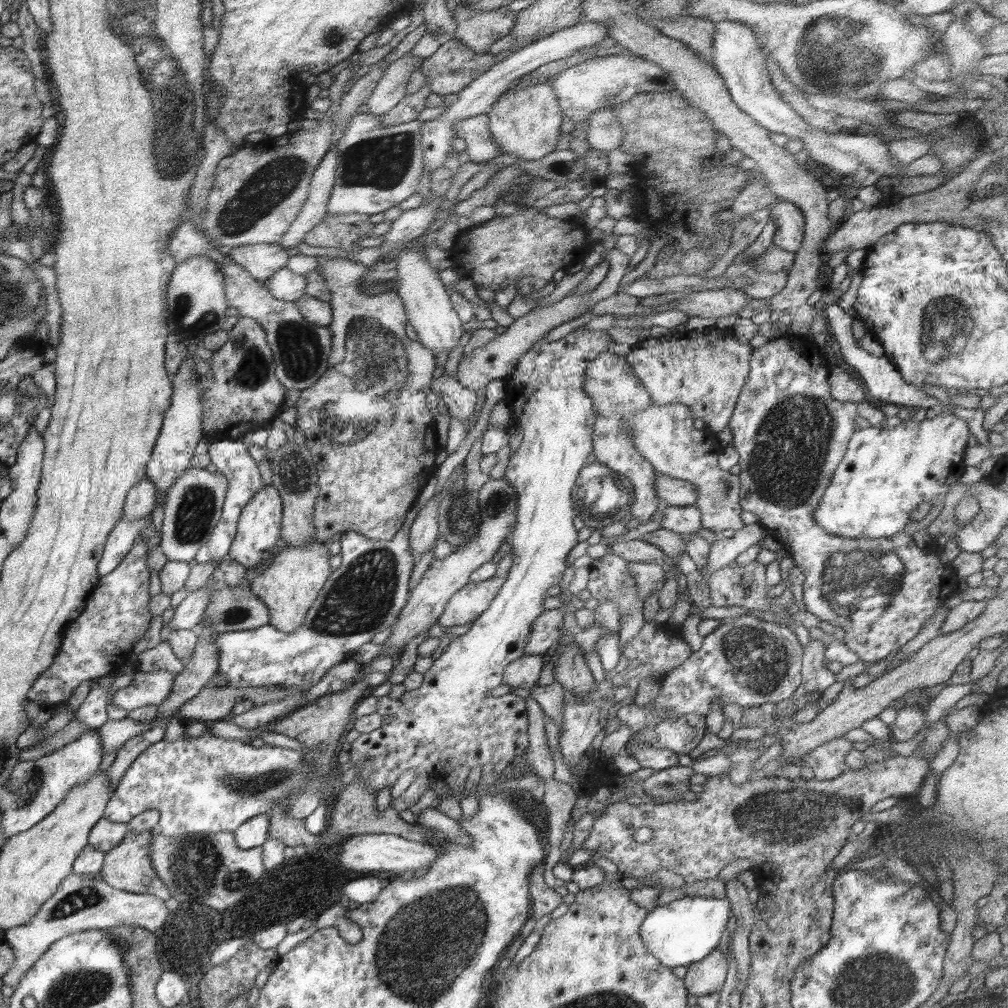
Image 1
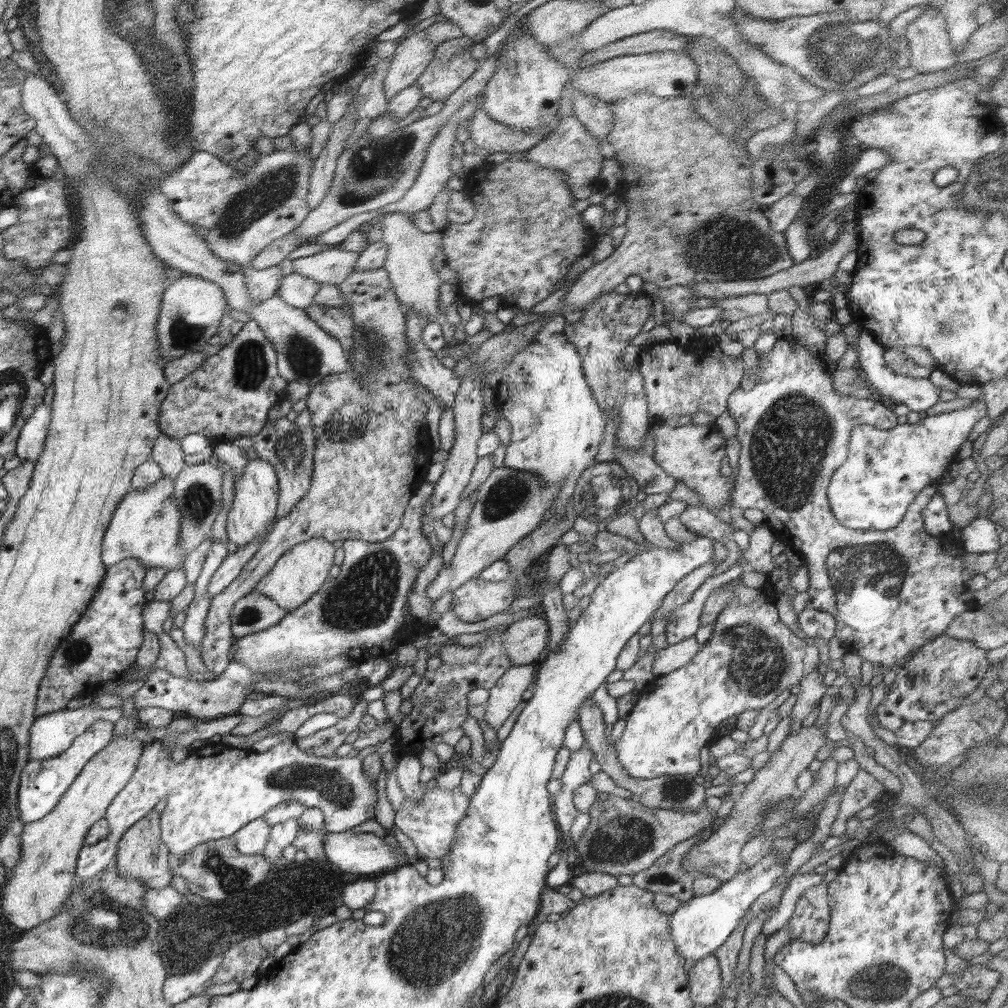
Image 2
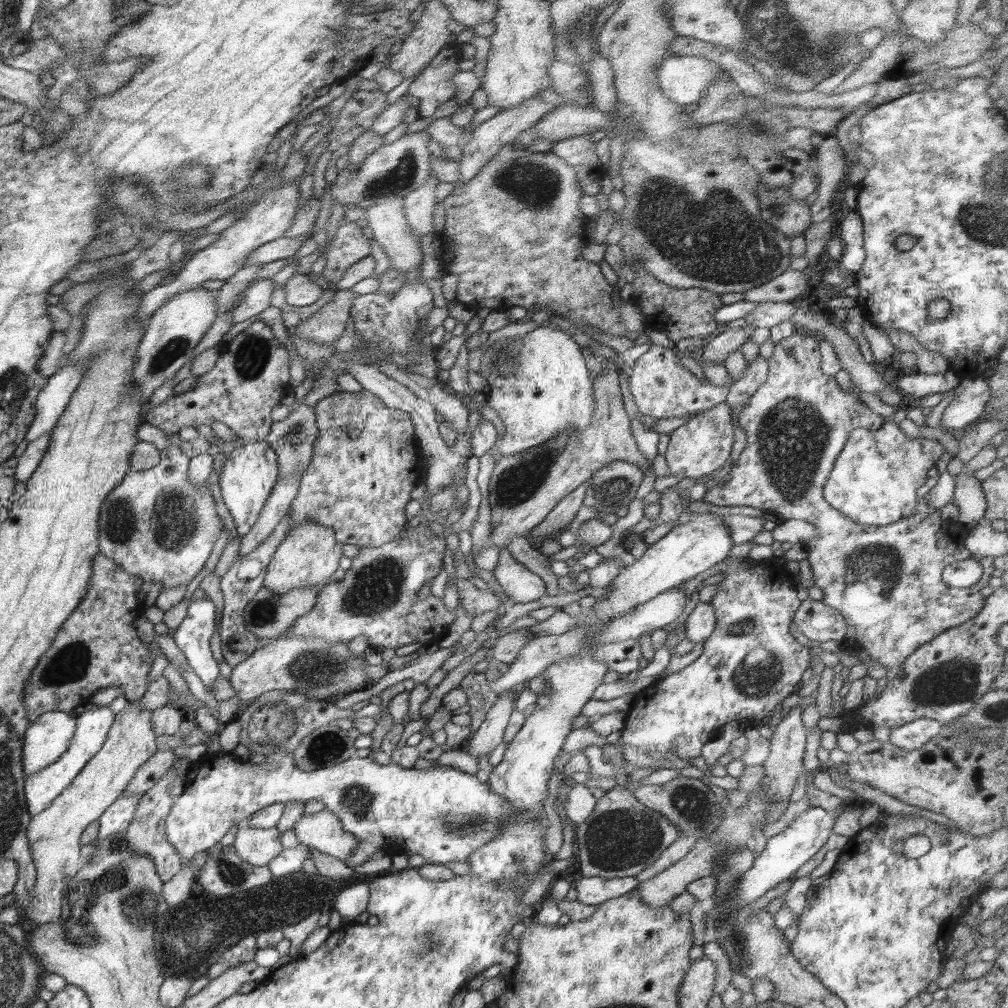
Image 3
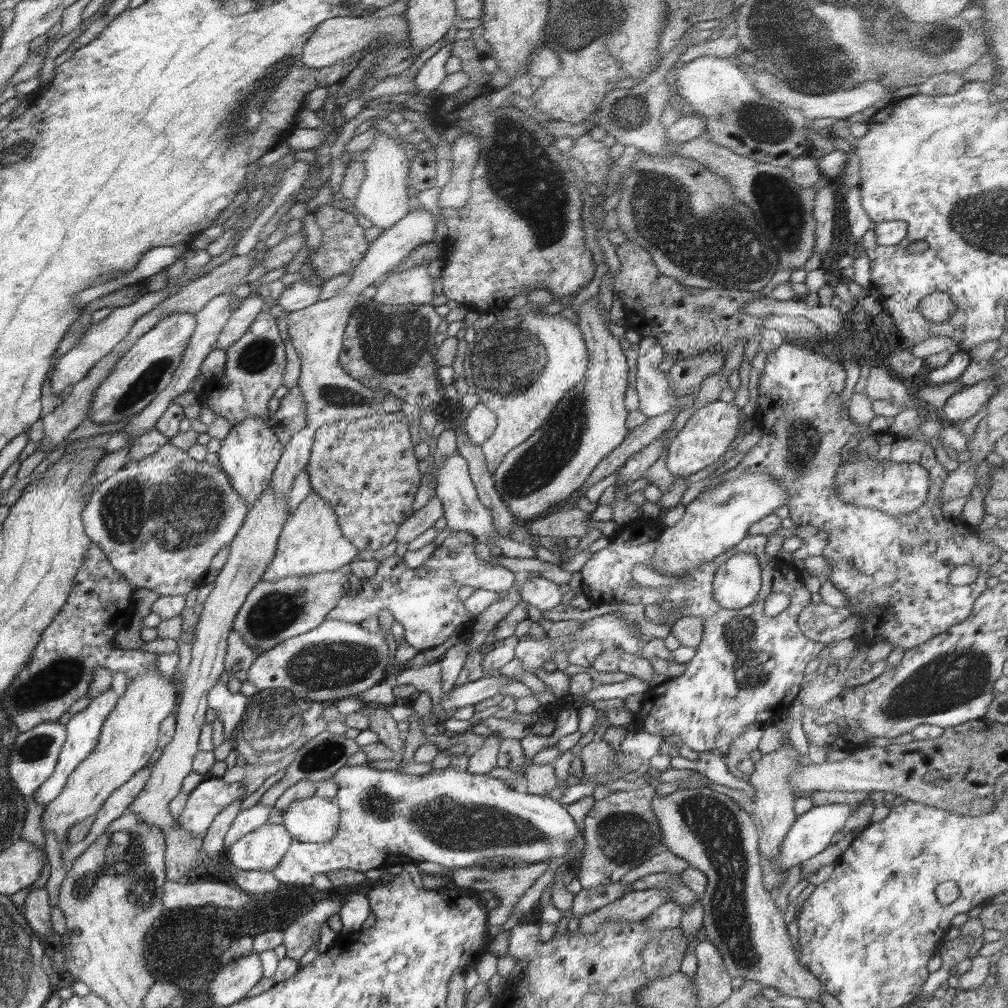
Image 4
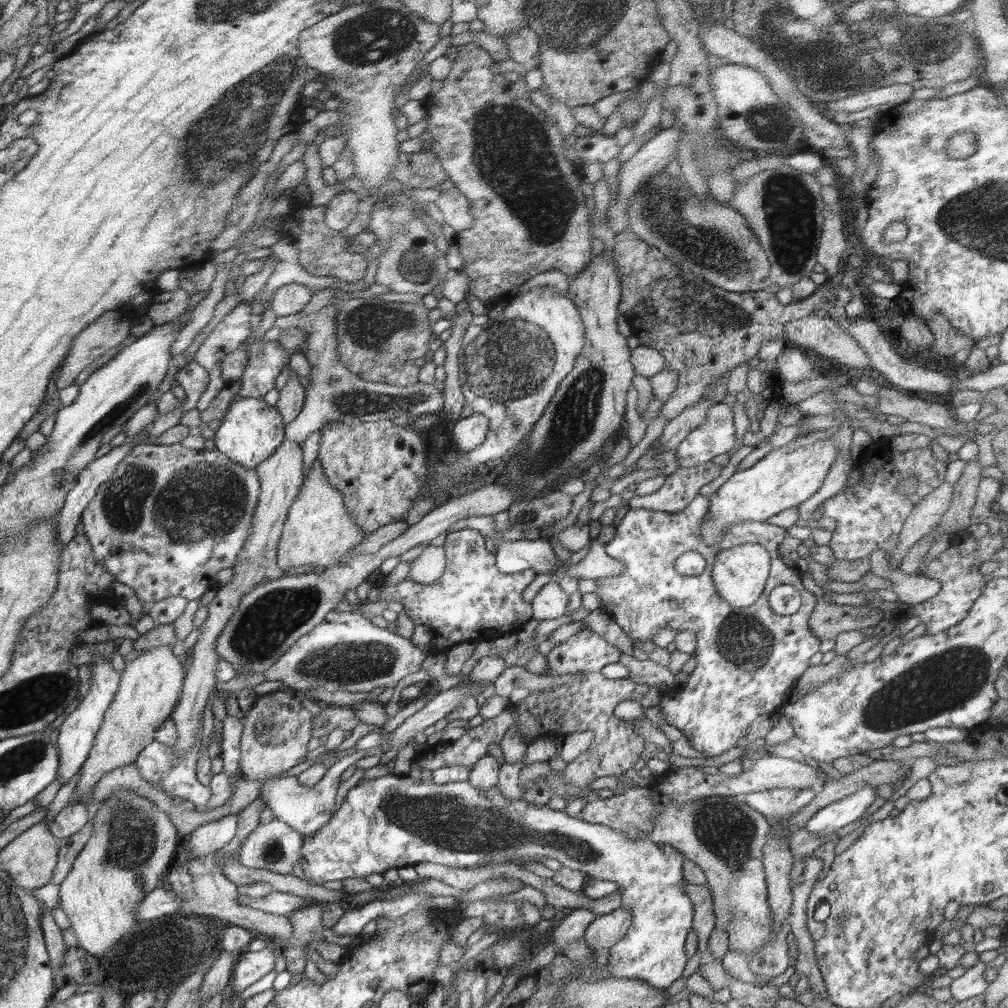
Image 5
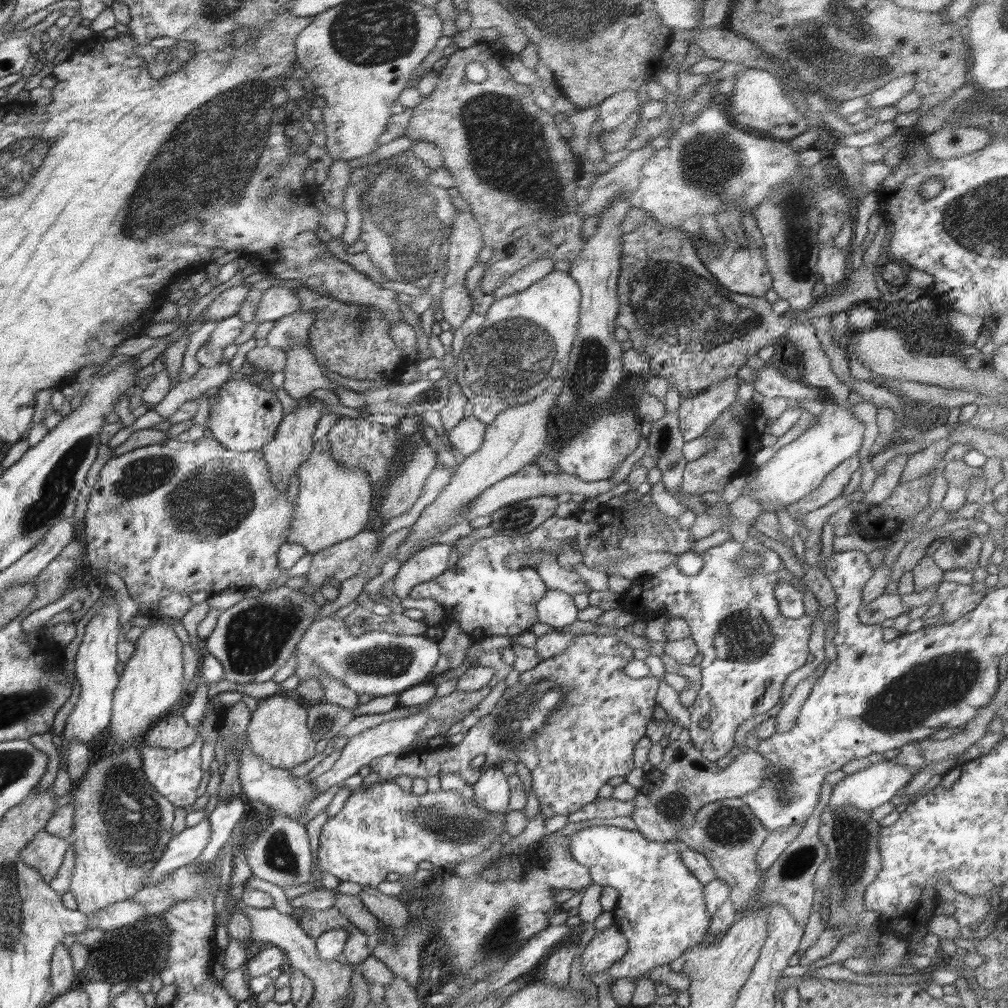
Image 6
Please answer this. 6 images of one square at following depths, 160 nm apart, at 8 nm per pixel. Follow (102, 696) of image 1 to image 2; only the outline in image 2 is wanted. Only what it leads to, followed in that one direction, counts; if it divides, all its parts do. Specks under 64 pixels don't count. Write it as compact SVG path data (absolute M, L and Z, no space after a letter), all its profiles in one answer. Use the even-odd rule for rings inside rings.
M88 703L87 705L78 708L78 710L66 709L62 712L52 712L44 716L39 714L38 721L30 729L30 760L54 758L68 750L74 739L84 733L90 725L94 725L96 721L106 720L110 723L116 723L117 720L123 717L121 709L106 710L106 708L100 708L100 706L93 703Z

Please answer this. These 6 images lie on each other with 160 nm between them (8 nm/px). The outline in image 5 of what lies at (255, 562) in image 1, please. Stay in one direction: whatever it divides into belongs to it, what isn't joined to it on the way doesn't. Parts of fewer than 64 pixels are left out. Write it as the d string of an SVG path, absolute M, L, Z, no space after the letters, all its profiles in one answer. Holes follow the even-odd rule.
M239 398L229 405L223 417L213 439L216 448L244 468L257 468L264 460L270 459L286 439L282 415L262 398Z

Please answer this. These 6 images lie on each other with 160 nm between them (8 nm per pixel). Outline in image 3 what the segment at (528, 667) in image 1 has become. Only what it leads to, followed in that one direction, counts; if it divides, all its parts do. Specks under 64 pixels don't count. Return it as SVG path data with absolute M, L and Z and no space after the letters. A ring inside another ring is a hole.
M512 688L506 692L500 692L498 702L492 705L491 710L486 714L486 720L482 726L476 730L473 738L465 743L470 755L477 760L483 754L489 754L502 742L505 729L510 720L512 710L516 707L516 698L519 688Z

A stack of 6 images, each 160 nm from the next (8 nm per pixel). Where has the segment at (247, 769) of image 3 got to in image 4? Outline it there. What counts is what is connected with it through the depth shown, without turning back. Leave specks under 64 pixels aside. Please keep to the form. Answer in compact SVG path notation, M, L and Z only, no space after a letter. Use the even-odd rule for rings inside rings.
M369 763L358 766L344 765L331 776L334 784L338 786L335 801L341 816L336 836L326 844L293 839L274 870L276 880L308 888L312 886L315 874L326 875L327 872L340 869L364 873L372 868L396 864L434 862L453 870L480 865L484 858L493 856L514 860L513 865L529 865L568 854L569 863L580 864L585 849L583 834L579 834L580 839L577 843L572 843L574 838L578 838L578 826L559 801L516 792L502 780L451 766L434 769L425 775L414 775L396 769L378 770L372 768ZM222 777L205 778L188 796L178 823L195 838L205 838L215 816L248 794L248 790L240 782L228 784Z

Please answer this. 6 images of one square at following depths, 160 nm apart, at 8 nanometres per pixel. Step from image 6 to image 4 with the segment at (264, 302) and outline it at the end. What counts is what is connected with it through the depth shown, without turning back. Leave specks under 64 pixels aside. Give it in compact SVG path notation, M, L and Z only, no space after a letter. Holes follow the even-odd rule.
M298 279L286 286L282 294L276 299L284 311L294 313L316 305L319 302L321 291L322 287Z

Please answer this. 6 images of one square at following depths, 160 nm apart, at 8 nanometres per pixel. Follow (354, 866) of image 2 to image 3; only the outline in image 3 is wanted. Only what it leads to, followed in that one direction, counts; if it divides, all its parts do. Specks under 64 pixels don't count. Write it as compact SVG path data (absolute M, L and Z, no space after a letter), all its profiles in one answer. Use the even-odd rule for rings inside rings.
M329 810L304 814L294 825L298 840L346 863L357 847L358 839L342 828L339 818Z

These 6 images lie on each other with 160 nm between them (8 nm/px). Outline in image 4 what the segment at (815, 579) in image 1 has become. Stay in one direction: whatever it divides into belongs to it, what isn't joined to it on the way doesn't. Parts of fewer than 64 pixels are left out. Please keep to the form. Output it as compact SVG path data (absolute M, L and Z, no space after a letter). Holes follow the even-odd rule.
M786 340L778 348L769 352L767 354L767 359L765 361L765 367L761 370L761 375L759 376L758 382L758 402L756 402L756 411L749 417L750 420L755 423L761 430L761 438L759 441L750 448L748 454L742 458L736 467L726 471L722 478L710 482L707 486L704 486L703 491L709 492L719 484L723 482L728 482L729 480L734 480L743 474L752 474L753 472L763 472L763 470L769 470L769 474L777 480L781 480L781 484L787 492L789 492L789 499L787 500L786 508L789 510L790 520L796 525L808 525L815 526L824 532L827 532L828 540L827 545L823 548L822 556L828 560L830 565L830 574L828 578L831 580L831 583L849 600L849 610L859 616L858 628L860 634L860 642L863 642L867 646L873 646L879 642L886 641L890 642L892 649L896 647L902 647L904 651L908 651L912 648L918 647L922 644L925 644L927 640L946 632L954 624L958 624L966 620L972 612L975 600L987 589L986 580L988 580L988 568L992 564L996 564L1000 560L1001 554L1003 553L1000 548L994 546L989 540L981 540L978 535L978 529L973 528L972 526L967 526L964 522L959 522L957 520L945 519L942 515L941 504L939 503L939 498L941 498L941 490L945 481L945 478L949 476L949 472L944 469L944 466L941 462L936 459L935 449L928 446L928 443L924 444L922 442L914 442L914 439L910 440L910 458L892 458L892 454L902 454L902 448L900 444L894 446L895 440L898 438L896 435L886 432L886 433L876 433L866 427L863 431L859 429L859 426L854 422L854 419L845 413L843 408L839 405L839 398L841 398L842 391L845 389L845 380L847 374L846 371L839 365L839 363L834 363L832 360L826 358L822 353L808 349L803 342L793 342ZM855 454L859 455L870 455L873 459L876 459L878 462L886 461L886 464L893 462L892 464L904 464L919 462L922 468L924 468L929 473L929 495L927 501L917 510L911 512L910 514L901 514L900 516L888 516L885 512L881 510L876 510L875 508L866 508L864 506L856 506L855 504L846 504L841 498L837 490L835 490L835 484L833 484L834 475L837 474L837 470L842 464L845 458L848 456L854 456ZM960 565L974 565L979 568L978 578L972 584L967 584L966 586L954 586L949 583L949 574L951 570L954 570L957 566Z

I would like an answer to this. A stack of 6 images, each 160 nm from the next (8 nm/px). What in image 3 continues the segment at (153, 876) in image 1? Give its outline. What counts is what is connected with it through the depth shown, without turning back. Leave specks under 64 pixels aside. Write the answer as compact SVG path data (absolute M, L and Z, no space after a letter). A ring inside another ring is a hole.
M177 758L177 759L182 759L182 763L180 763L180 765L176 765L176 763L174 763L173 766L171 766L171 769L168 770L168 772L164 775L164 778L162 778L162 780L160 780L160 783L156 783L156 785L154 785L154 787L150 788L150 790L148 790L142 794L142 799L140 799L140 803L138 803L139 806L137 807L137 810L136 810L135 819L133 820L133 823L130 824L129 828L124 832L125 833L125 841L129 844L129 848L132 848L133 852L139 852L139 854L147 854L147 856L149 856L154 861L155 867L157 868L158 876L161 876L161 879L164 882L168 882L170 879L173 878L174 875L177 875L181 871L181 868L184 866L184 863L185 863L185 861L180 856L180 854L178 854L178 851L173 847L173 844L170 844L168 836L166 836L166 833L165 833L165 822L169 818L169 812L172 810L172 806L173 806L174 800L175 800L175 798L169 794L170 787L177 776L181 776L184 778L187 775L187 772L190 770L192 764L194 763L188 758Z

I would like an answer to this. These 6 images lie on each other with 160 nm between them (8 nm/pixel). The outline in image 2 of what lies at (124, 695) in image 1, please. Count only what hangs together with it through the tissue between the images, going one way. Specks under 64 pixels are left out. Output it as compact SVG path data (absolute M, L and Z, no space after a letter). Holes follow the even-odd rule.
M231 660L227 670L222 672L216 680L204 680L204 682L178 678L166 670L158 669L150 673L146 684L134 694L134 704L137 710L157 707L171 712L185 712L194 720L210 722L210 720L220 720L226 716L236 715L244 698L254 692L253 687L254 676L250 668L234 660Z

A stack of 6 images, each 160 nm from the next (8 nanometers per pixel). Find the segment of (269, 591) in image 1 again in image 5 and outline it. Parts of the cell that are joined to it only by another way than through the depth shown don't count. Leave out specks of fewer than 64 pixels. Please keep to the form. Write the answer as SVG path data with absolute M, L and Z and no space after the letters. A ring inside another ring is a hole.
M319 460L306 472L296 500L291 504L283 533L277 546L278 566L294 573L313 568L326 568L338 564L365 537L364 531L348 514L344 497L324 476Z

